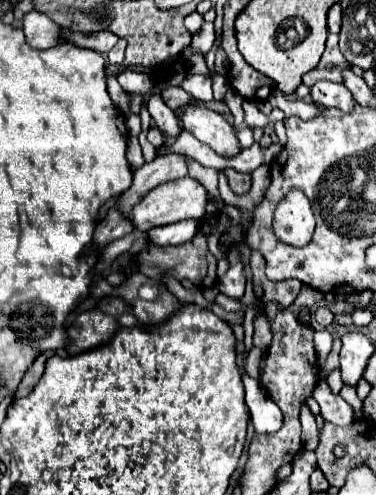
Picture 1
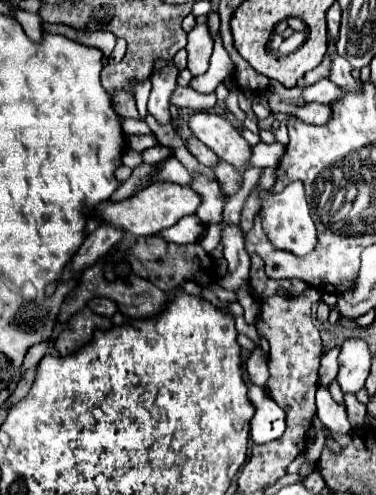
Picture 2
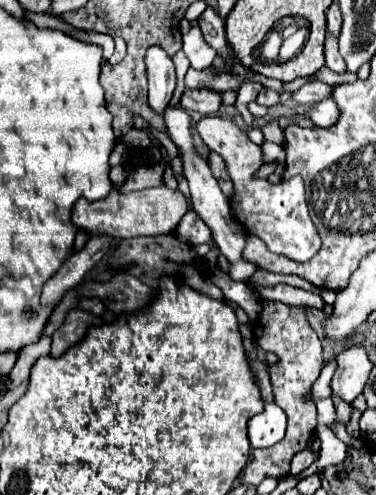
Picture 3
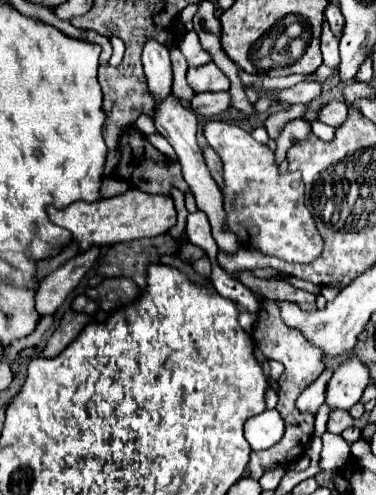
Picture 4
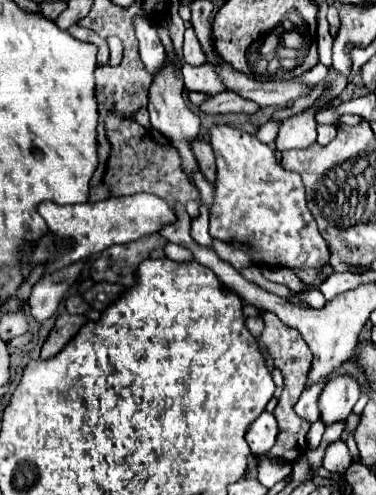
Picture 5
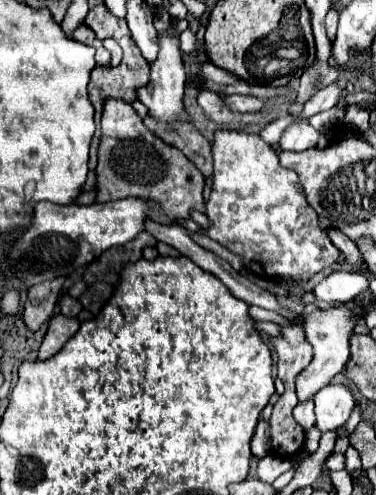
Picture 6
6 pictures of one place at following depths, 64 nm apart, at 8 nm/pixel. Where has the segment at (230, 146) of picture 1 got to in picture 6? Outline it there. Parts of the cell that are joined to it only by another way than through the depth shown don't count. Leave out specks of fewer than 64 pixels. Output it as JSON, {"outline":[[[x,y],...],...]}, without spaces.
{"outline":[[[216,130],[212,142],[214,154],[214,178],[210,200],[206,202],[206,216],[210,220],[210,228],[206,234],[220,242],[230,252],[244,258],[244,266],[264,278],[294,278],[298,282],[310,280],[316,272],[326,266],[336,264],[340,250],[330,242],[330,238],[320,230],[316,212],[308,206],[304,188],[296,176],[296,172],[282,168],[278,162],[278,154],[272,150],[256,134],[236,132],[236,130]]]}

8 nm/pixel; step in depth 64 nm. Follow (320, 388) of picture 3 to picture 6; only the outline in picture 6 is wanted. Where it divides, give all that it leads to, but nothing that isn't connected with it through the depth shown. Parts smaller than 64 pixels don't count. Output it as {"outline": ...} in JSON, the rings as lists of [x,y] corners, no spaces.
{"outline":[[[312,400],[298,402],[296,408],[294,408],[294,418],[296,418],[296,422],[298,422],[304,430],[310,430],[310,428],[316,424],[316,416],[314,416],[314,404],[312,404]]]}

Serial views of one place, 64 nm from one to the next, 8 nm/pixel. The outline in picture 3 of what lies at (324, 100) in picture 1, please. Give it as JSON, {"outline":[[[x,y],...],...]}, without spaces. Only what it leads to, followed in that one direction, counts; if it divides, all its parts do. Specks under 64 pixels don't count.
{"outline":[[[316,80],[316,82],[304,84],[300,90],[296,90],[292,98],[294,98],[296,102],[300,102],[300,104],[312,106],[312,104],[322,102],[322,100],[328,98],[330,94],[332,94],[332,86],[330,86],[330,84],[324,84],[324,82],[320,82],[320,80]]]}

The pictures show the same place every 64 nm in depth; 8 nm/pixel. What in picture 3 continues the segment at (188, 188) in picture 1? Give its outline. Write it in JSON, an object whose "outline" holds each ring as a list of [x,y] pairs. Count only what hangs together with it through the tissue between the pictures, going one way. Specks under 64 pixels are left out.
{"outline":[[[162,184],[156,188],[130,192],[130,194],[120,194],[118,190],[112,190],[106,198],[96,202],[88,202],[80,198],[74,206],[72,222],[78,228],[84,228],[88,234],[108,234],[114,238],[160,236],[160,234],[170,234],[188,210],[190,210],[188,198],[182,192],[170,190],[166,184]]]}

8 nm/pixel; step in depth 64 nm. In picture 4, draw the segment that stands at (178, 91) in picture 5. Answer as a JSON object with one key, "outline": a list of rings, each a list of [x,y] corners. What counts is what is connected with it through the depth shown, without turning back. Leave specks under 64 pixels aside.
{"outline":[[[170,94],[166,100],[162,100],[160,104],[156,104],[156,128],[158,132],[172,144],[172,148],[176,150],[178,154],[178,160],[180,160],[180,166],[182,166],[182,174],[184,174],[184,180],[190,188],[190,192],[194,194],[196,198],[196,206],[200,212],[204,212],[208,216],[208,222],[212,226],[212,236],[218,244],[218,248],[226,254],[232,254],[236,252],[242,244],[240,240],[236,240],[236,236],[232,236],[232,232],[224,232],[224,206],[222,206],[222,192],[218,188],[218,184],[212,180],[210,172],[208,172],[208,166],[204,164],[204,156],[202,156],[202,150],[200,146],[196,144],[196,130],[198,130],[198,120],[196,120],[196,114],[192,110],[188,110],[186,106],[180,104],[178,98],[174,98],[174,94]]]}

